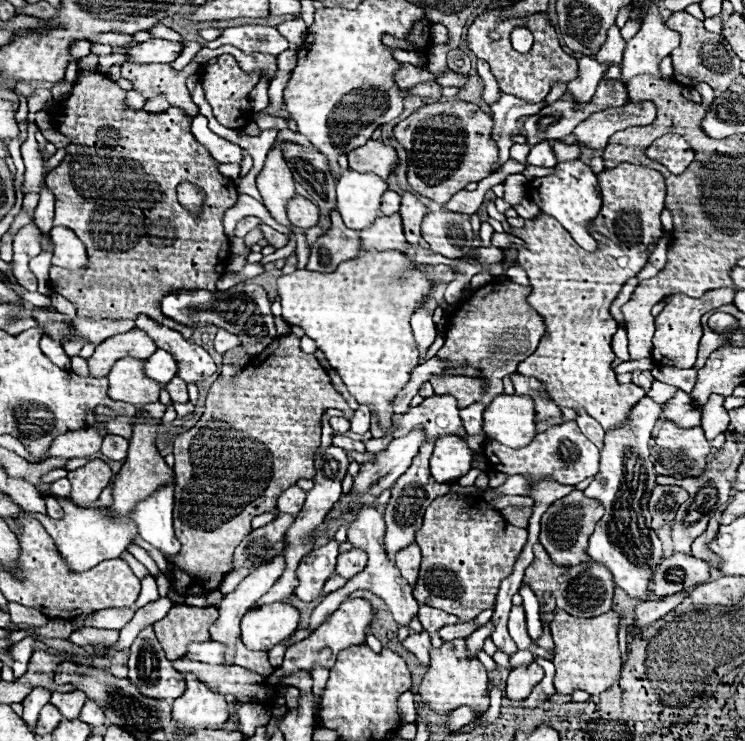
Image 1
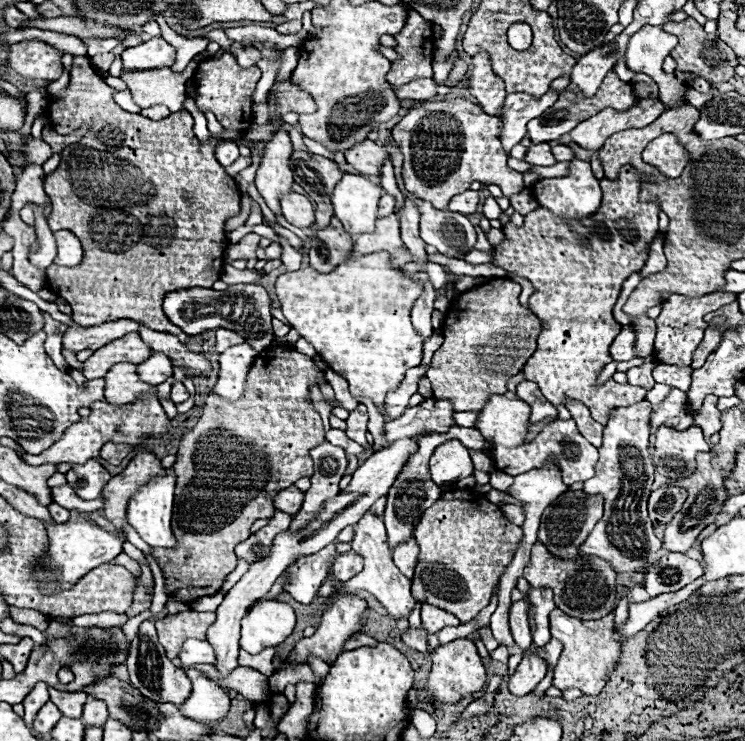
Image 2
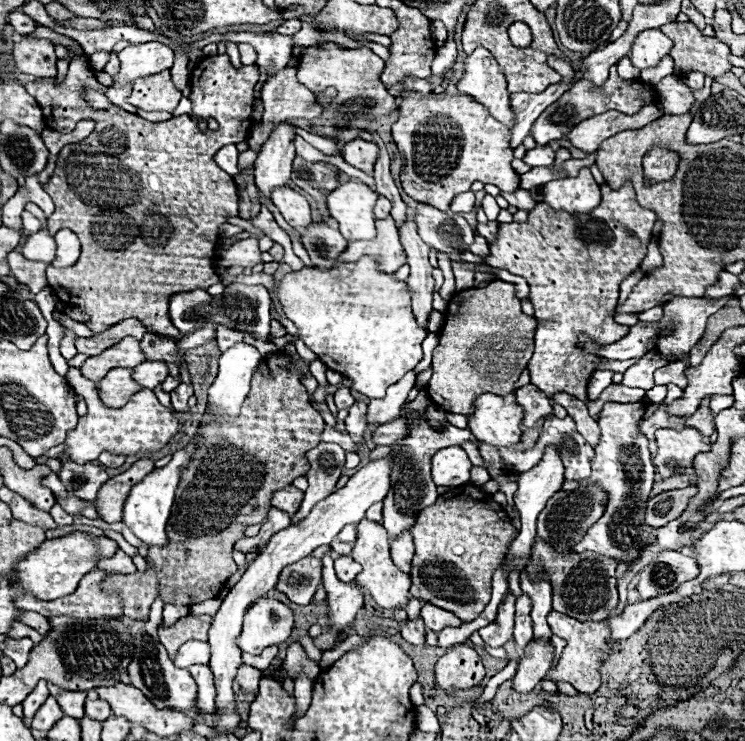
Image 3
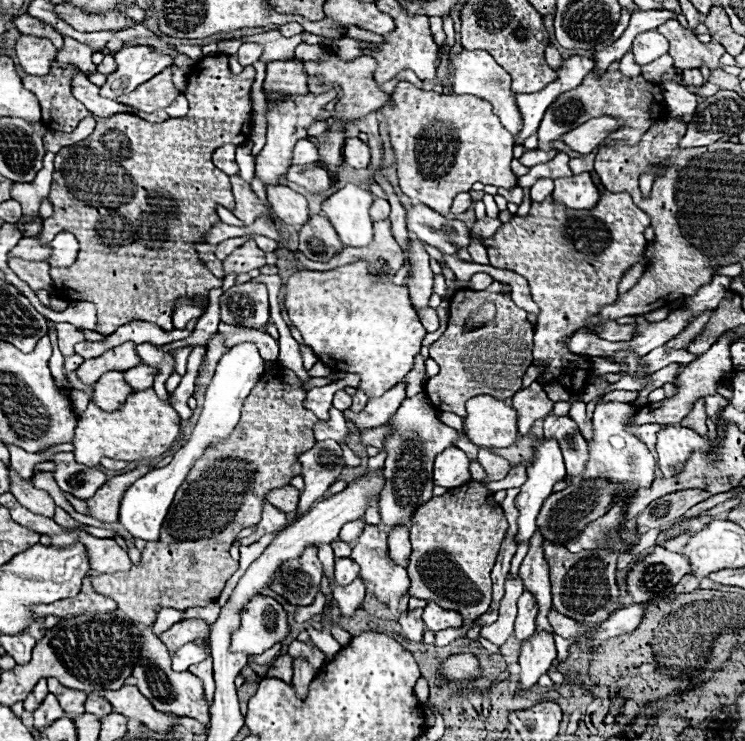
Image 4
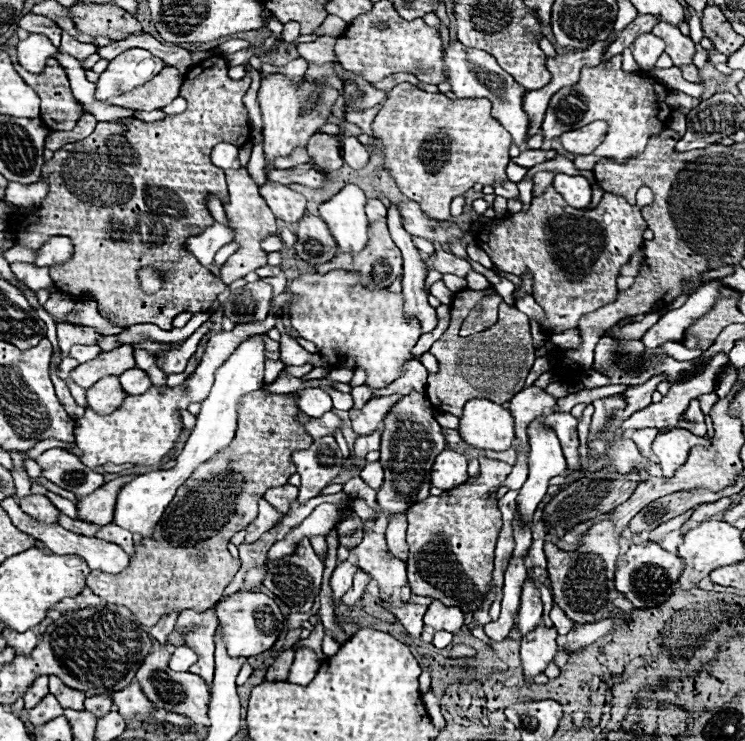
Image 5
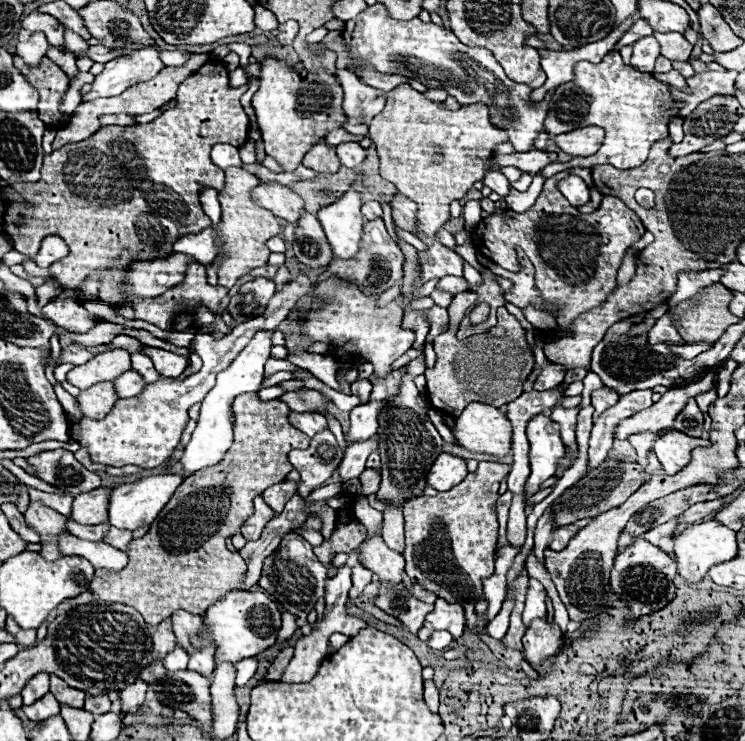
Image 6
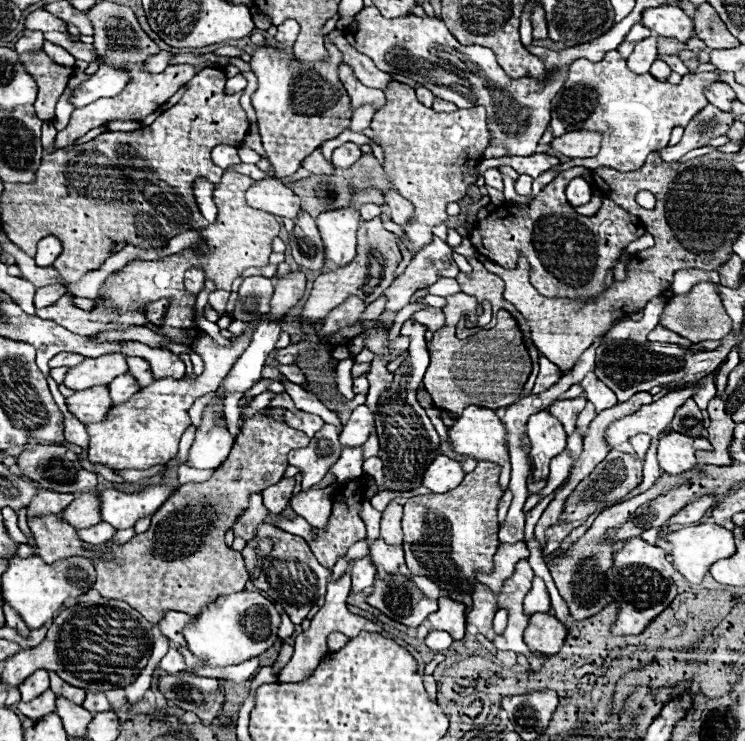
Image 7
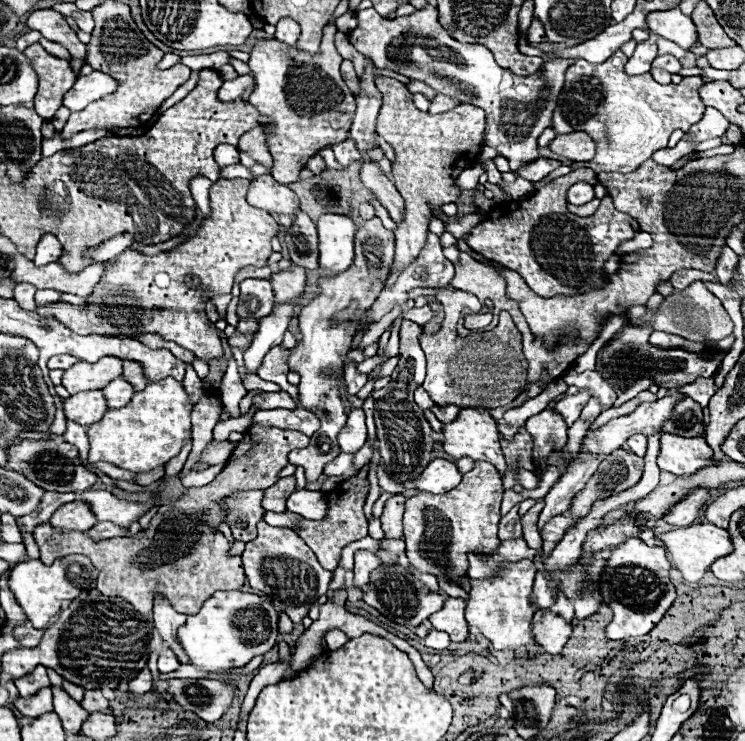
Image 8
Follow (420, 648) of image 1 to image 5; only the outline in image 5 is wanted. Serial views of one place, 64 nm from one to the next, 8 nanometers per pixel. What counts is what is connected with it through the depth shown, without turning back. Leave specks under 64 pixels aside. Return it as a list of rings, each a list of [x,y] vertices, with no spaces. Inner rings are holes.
[[[386,600],[384,602],[384,608],[388,608],[396,618],[398,618],[398,622],[406,628],[406,632],[412,636],[412,638],[420,638],[420,634],[422,634],[422,616],[424,616],[424,612],[426,612],[426,608],[428,606],[418,606],[418,604],[412,604],[412,602],[408,602],[408,604],[400,604],[398,608],[394,608],[392,604],[390,604],[390,600]]]

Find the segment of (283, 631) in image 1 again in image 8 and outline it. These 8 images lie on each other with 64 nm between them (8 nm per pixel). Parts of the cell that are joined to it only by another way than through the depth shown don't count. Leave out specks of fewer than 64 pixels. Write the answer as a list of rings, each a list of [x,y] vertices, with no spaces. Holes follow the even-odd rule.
[[[216,592],[204,602],[198,614],[190,616],[188,622],[178,628],[178,638],[192,664],[198,668],[208,672],[240,668],[276,644],[278,612],[272,602],[250,592]]]

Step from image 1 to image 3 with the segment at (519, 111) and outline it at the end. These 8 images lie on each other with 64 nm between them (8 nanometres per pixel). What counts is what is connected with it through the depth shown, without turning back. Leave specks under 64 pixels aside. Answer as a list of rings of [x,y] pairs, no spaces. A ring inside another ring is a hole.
[[[552,84],[542,94],[518,94],[510,96],[510,108],[514,112],[514,126],[510,128],[510,148],[516,148],[522,144],[522,140],[530,134],[530,126],[534,120],[550,106],[554,104],[572,84]]]

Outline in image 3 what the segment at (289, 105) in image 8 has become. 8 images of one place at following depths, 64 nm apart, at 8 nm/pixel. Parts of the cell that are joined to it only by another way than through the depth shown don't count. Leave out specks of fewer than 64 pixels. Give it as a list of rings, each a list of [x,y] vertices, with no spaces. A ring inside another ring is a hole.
[[[288,122],[276,126],[254,162],[256,186],[264,196],[270,196],[274,188],[284,188],[290,182],[292,160],[294,160],[292,140],[296,136],[292,128],[294,126]]]

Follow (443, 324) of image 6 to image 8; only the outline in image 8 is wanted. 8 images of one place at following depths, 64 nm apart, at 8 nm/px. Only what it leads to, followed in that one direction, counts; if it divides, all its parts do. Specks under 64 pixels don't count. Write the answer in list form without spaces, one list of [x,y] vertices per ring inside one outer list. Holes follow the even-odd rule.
[[[422,306],[422,308],[410,308],[404,312],[404,316],[410,316],[416,324],[424,326],[426,322],[430,322],[434,318],[434,310],[430,306]]]

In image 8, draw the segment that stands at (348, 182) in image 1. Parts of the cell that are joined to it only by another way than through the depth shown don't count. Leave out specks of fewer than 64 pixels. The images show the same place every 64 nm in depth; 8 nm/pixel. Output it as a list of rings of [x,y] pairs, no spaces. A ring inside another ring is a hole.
[[[322,214],[316,222],[320,238],[320,268],[330,276],[350,268],[354,260],[356,224],[344,214]]]

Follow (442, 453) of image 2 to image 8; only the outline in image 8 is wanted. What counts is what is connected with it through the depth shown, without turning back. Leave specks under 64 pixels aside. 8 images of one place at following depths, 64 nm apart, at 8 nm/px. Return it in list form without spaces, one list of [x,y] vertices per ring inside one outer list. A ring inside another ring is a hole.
[[[434,458],[414,484],[418,490],[424,490],[424,492],[444,494],[456,488],[460,480],[462,480],[462,474],[458,472],[454,462],[444,460],[444,458]]]

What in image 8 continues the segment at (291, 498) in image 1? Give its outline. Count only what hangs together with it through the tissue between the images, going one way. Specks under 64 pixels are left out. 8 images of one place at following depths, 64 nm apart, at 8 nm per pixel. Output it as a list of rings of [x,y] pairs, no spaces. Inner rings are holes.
[[[294,476],[280,478],[274,486],[270,486],[270,488],[264,490],[262,508],[268,510],[268,512],[284,512],[286,510],[286,500],[294,492],[294,488],[296,488]]]

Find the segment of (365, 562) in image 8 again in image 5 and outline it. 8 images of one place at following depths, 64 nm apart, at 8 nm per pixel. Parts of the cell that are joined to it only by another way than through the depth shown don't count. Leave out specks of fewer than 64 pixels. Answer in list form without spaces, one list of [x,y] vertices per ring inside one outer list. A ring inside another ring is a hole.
[[[358,570],[358,574],[354,576],[352,588],[342,596],[342,604],[348,606],[348,608],[352,608],[352,606],[362,598],[366,584],[368,584],[368,582],[362,582],[362,570]]]

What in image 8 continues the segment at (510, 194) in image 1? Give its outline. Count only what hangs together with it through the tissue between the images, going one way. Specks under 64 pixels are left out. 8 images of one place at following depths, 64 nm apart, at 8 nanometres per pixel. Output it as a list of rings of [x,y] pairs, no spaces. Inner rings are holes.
[[[378,78],[376,86],[382,94],[382,108],[376,120],[376,134],[380,134],[394,150],[390,180],[406,202],[404,220],[394,230],[396,234],[396,258],[392,270],[402,272],[424,248],[428,240],[428,222],[434,218],[434,210],[446,202],[456,202],[462,190],[456,186],[456,178],[464,168],[476,164],[484,146],[486,112],[472,104],[460,104],[444,114],[420,112],[406,84],[394,78]]]

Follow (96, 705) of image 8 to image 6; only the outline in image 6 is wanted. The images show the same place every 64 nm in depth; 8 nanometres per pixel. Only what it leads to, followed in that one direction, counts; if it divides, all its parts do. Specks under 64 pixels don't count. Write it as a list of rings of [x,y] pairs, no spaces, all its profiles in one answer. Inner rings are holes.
[[[106,694],[102,696],[88,696],[84,710],[92,712],[92,714],[102,714],[102,712],[110,712],[110,700]]]

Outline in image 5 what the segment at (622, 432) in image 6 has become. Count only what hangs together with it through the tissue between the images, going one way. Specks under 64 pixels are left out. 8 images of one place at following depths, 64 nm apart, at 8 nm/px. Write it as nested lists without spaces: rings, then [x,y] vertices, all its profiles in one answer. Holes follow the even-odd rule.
[[[714,354],[712,358],[702,362],[702,368],[698,368],[698,372],[694,372],[694,376],[686,376],[686,380],[678,380],[678,384],[670,386],[670,392],[656,404],[646,406],[640,412],[634,412],[630,418],[626,418],[620,426],[620,432],[628,432],[628,430],[640,430],[640,428],[674,428],[682,416],[682,412],[686,412],[686,408],[690,406],[690,400],[700,398],[702,394],[710,394],[716,390],[716,384],[722,376],[722,370],[728,366],[728,354]]]

